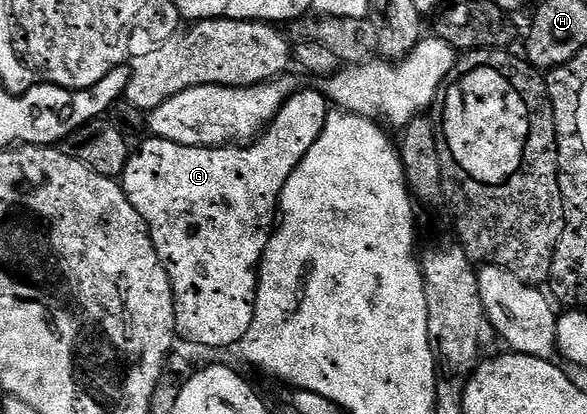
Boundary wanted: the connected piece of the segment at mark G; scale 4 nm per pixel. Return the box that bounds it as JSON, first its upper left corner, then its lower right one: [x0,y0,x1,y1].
[120,89,328,347]

